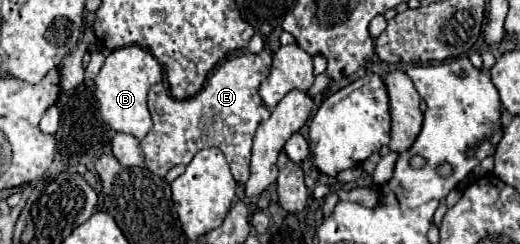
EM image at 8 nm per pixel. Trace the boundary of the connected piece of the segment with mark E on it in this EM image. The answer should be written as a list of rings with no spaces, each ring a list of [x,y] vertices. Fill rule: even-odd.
[[[268,46],[260,54],[244,52],[236,58],[230,56],[210,72],[204,88],[186,100],[172,98],[164,82],[154,84],[148,92],[148,110],[152,114],[154,128],[140,142],[146,156],[146,168],[164,178],[176,164],[188,164],[196,152],[214,146],[226,156],[234,180],[244,184],[250,178],[254,132],[262,120],[270,118],[270,112],[258,94],[260,82],[270,74],[270,64],[272,50]]]

